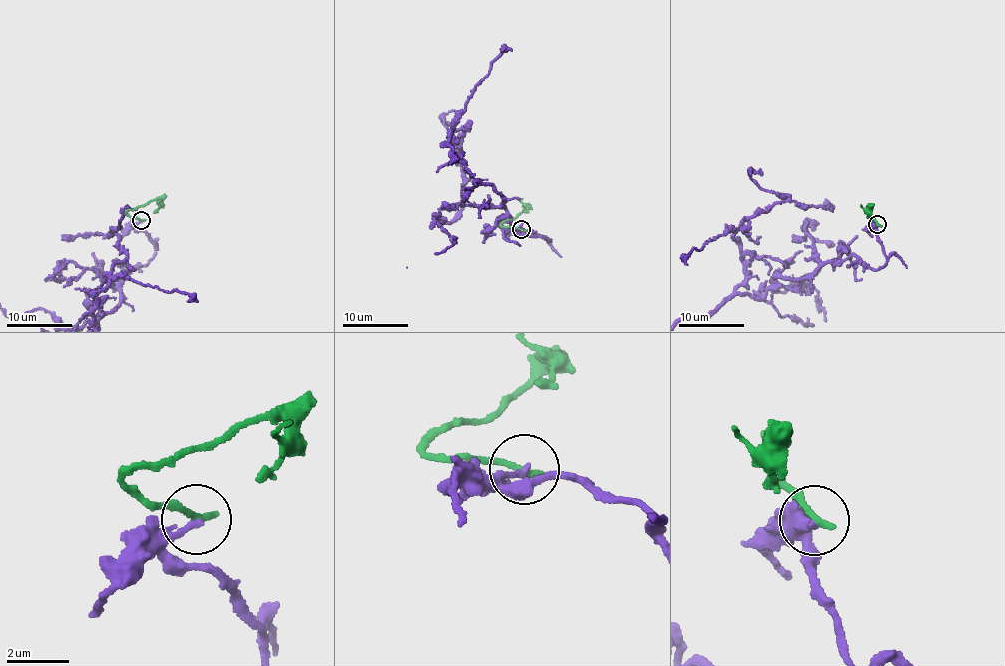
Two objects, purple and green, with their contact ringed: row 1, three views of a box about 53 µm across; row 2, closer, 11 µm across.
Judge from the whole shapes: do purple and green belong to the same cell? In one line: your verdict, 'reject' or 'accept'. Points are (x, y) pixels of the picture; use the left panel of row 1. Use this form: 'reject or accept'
reject

